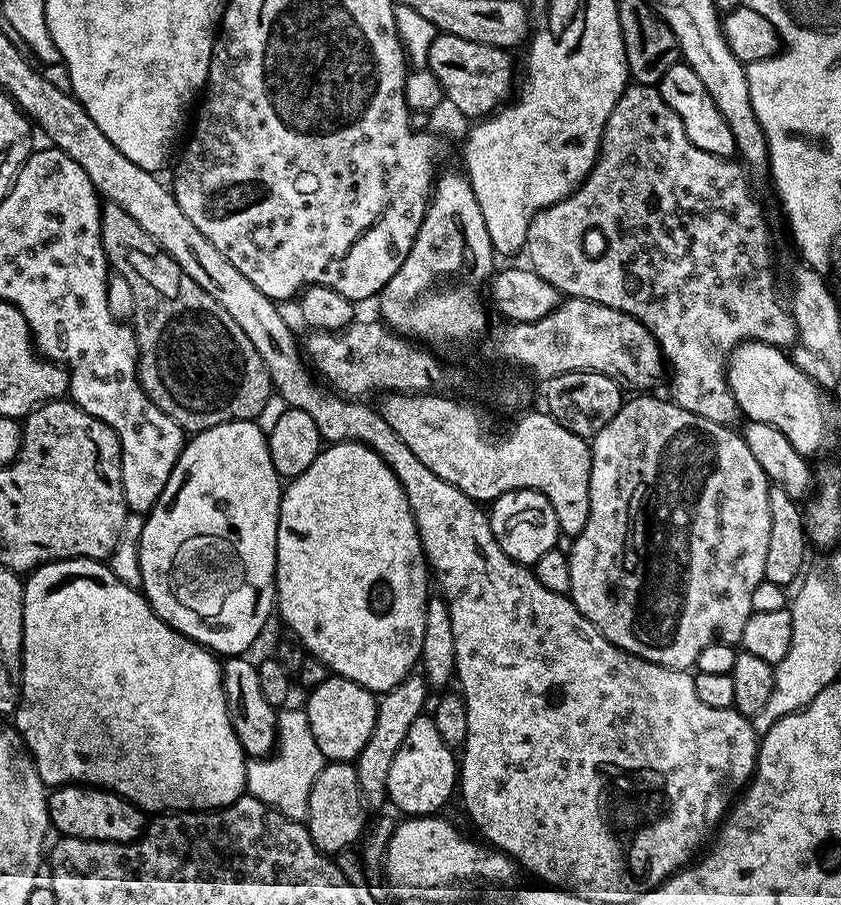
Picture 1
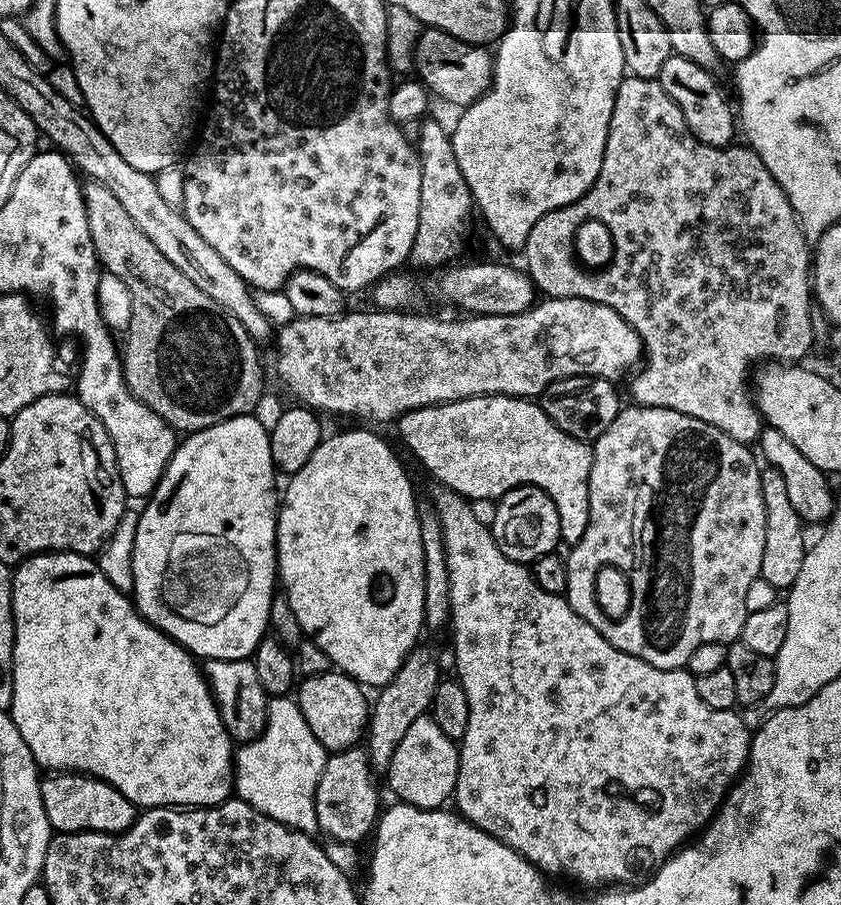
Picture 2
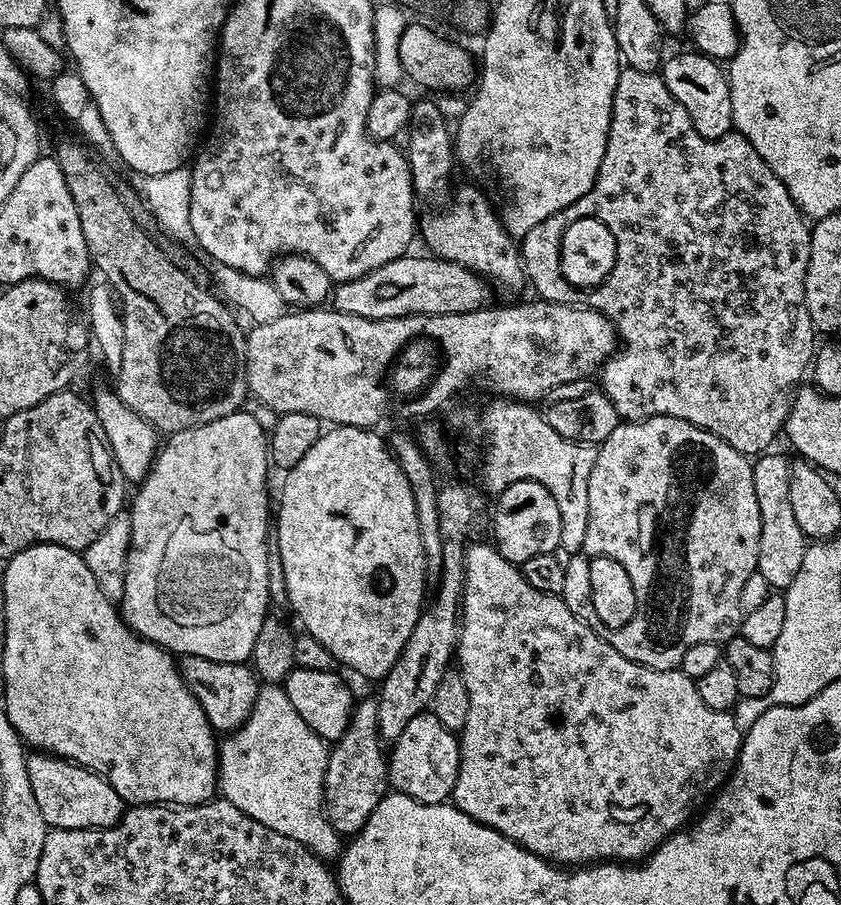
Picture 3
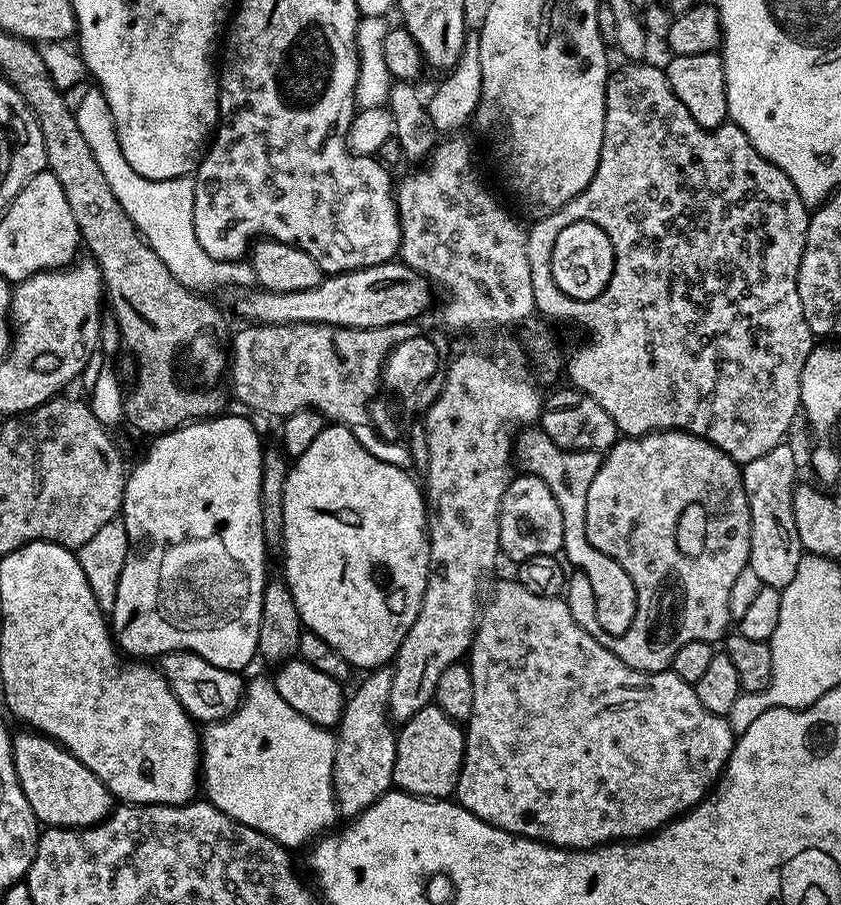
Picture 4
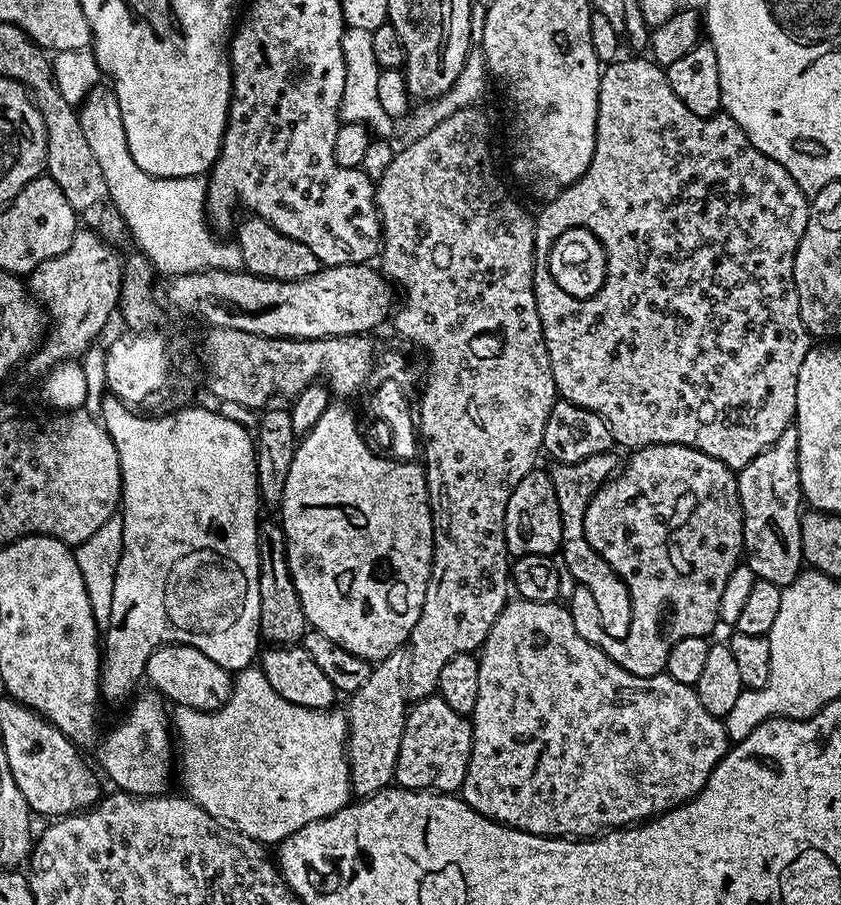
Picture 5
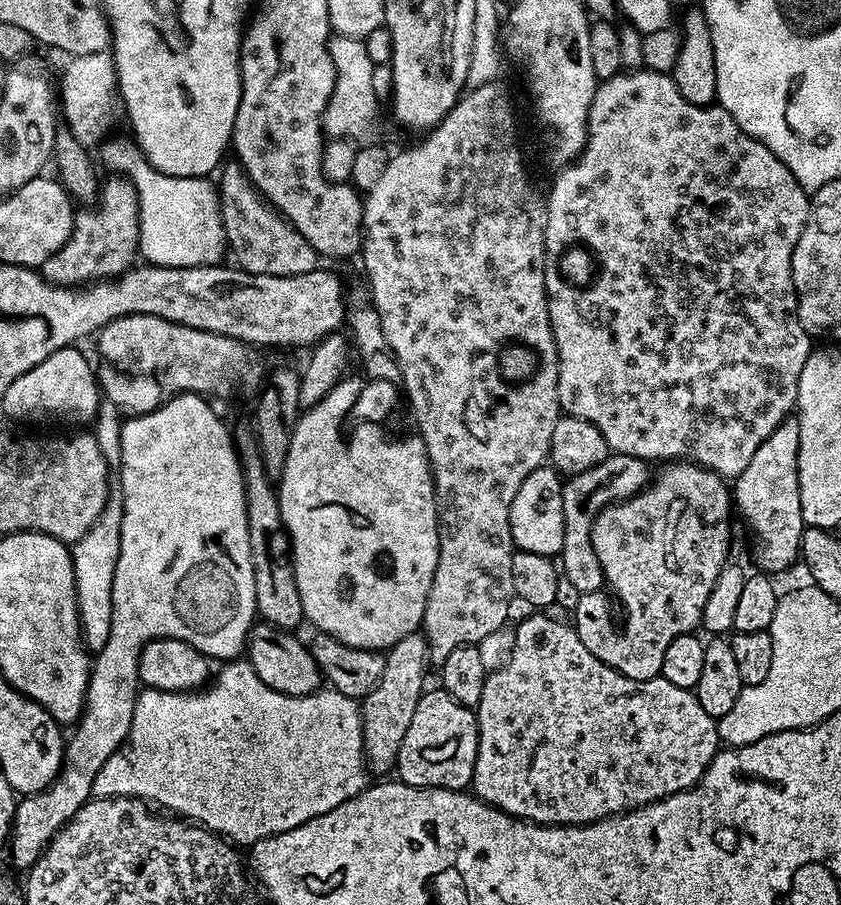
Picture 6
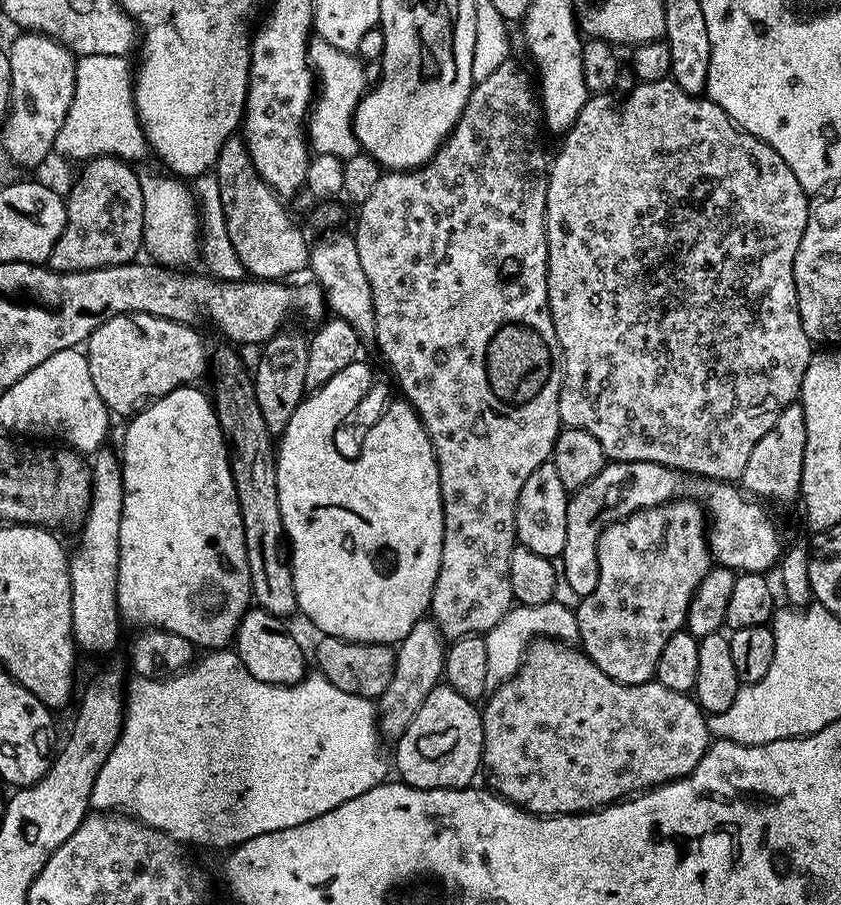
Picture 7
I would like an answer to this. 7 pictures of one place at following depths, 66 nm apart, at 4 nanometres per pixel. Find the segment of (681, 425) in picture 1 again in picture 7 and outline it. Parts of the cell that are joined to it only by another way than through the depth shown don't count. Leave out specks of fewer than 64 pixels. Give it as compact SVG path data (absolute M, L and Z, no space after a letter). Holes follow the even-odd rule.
M677 498L607 524L598 538L598 586L575 605L578 644L614 682L647 684L655 677L662 649L675 632L685 627L692 595L713 567L706 512L691 498Z

